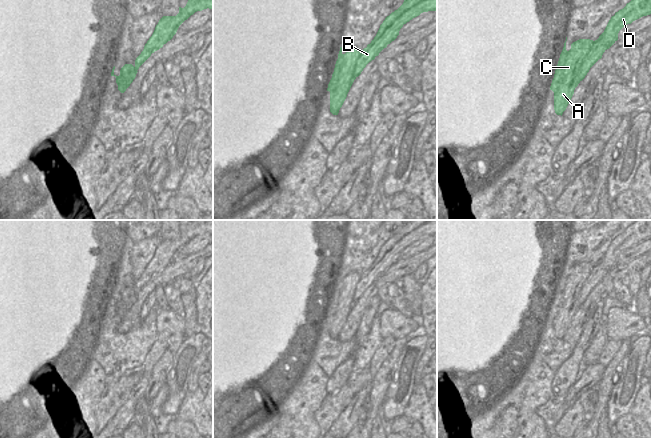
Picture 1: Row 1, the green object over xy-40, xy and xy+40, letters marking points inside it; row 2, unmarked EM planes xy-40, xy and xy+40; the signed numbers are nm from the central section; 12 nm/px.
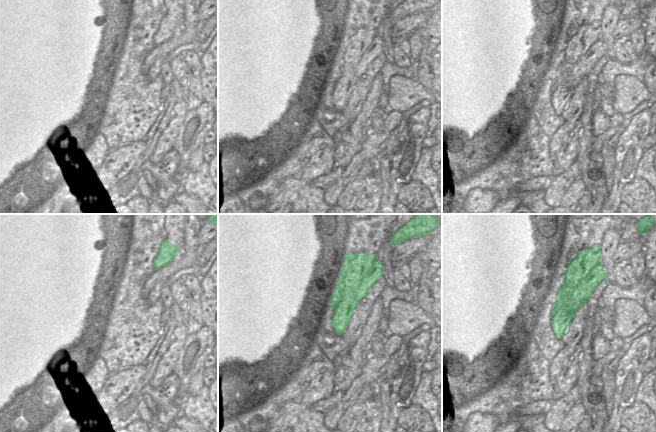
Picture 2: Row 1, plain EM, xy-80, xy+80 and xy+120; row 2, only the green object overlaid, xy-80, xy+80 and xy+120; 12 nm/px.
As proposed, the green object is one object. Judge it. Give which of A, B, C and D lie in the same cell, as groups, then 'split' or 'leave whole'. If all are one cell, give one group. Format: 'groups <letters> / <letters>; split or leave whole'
groups A C / B D; split

